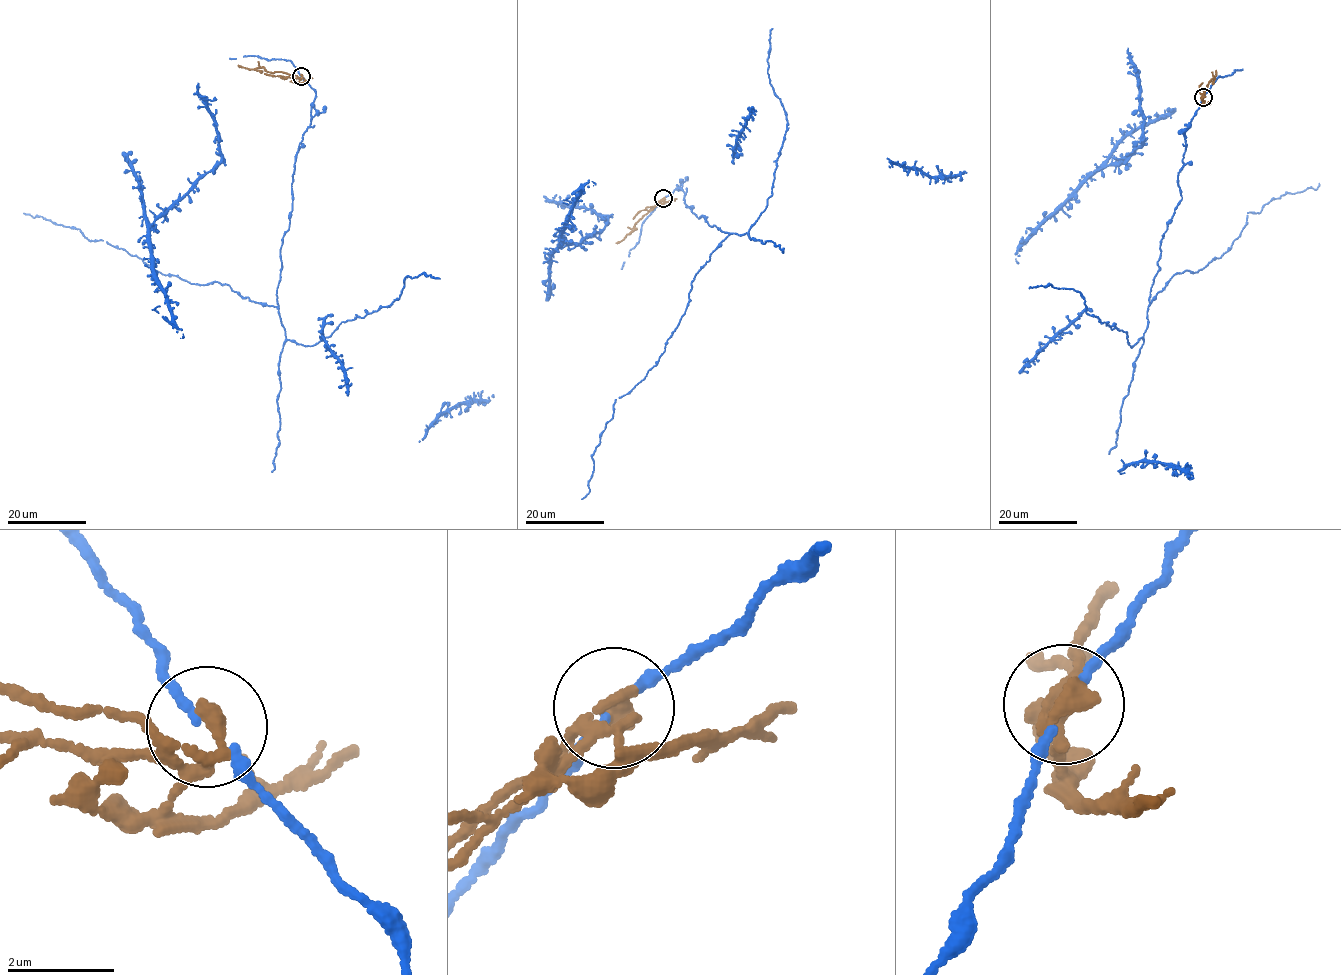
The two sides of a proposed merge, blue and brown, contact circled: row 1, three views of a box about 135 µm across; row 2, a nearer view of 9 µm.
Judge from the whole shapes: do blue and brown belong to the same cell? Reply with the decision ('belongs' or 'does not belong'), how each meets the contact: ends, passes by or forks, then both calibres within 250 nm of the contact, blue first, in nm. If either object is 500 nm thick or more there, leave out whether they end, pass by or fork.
does not belong; blue passes by; brown ends; calibres 120 and 360 nm

